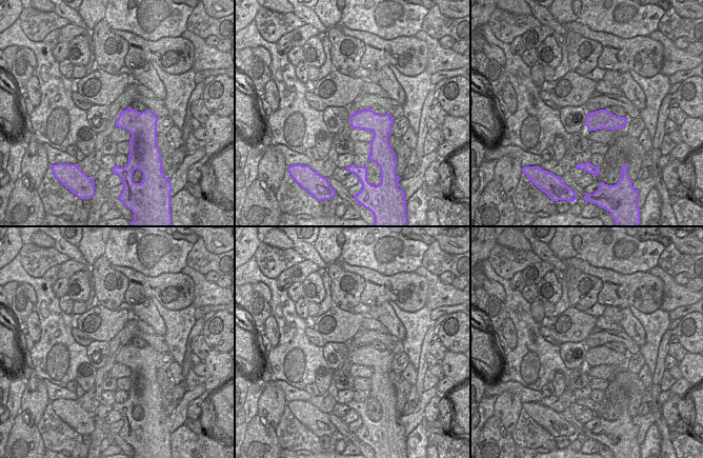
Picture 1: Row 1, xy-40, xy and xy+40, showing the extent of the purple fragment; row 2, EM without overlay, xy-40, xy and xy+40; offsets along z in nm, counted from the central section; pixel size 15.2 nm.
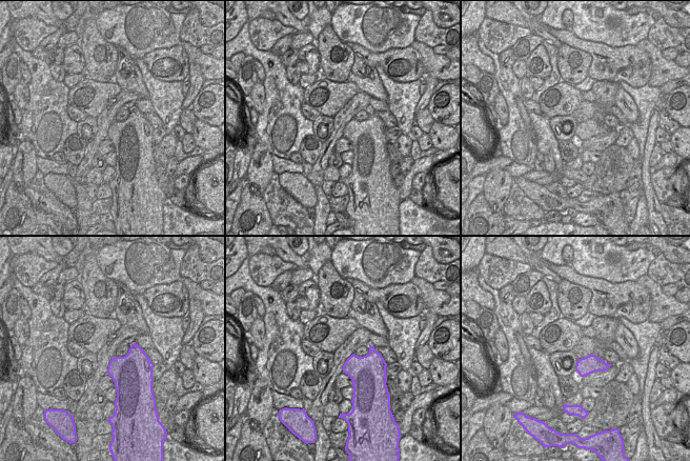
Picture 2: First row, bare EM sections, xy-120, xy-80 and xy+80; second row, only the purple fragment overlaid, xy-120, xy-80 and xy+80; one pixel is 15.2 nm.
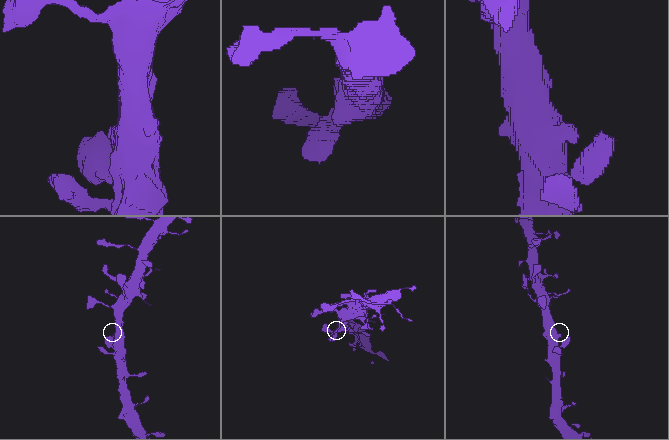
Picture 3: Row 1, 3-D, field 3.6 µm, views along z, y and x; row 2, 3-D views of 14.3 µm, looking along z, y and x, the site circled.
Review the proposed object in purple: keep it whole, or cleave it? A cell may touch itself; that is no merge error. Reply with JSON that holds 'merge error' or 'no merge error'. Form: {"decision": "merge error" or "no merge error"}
{"decision": "no merge error"}

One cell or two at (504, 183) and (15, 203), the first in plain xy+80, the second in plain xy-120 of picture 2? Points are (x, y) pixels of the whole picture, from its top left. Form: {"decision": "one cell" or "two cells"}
{"decision": "two cells"}

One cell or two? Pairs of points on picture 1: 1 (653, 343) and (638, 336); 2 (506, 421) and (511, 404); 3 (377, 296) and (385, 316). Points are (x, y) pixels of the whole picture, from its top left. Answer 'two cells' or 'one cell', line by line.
1: two cells
2: one cell
3: two cells

